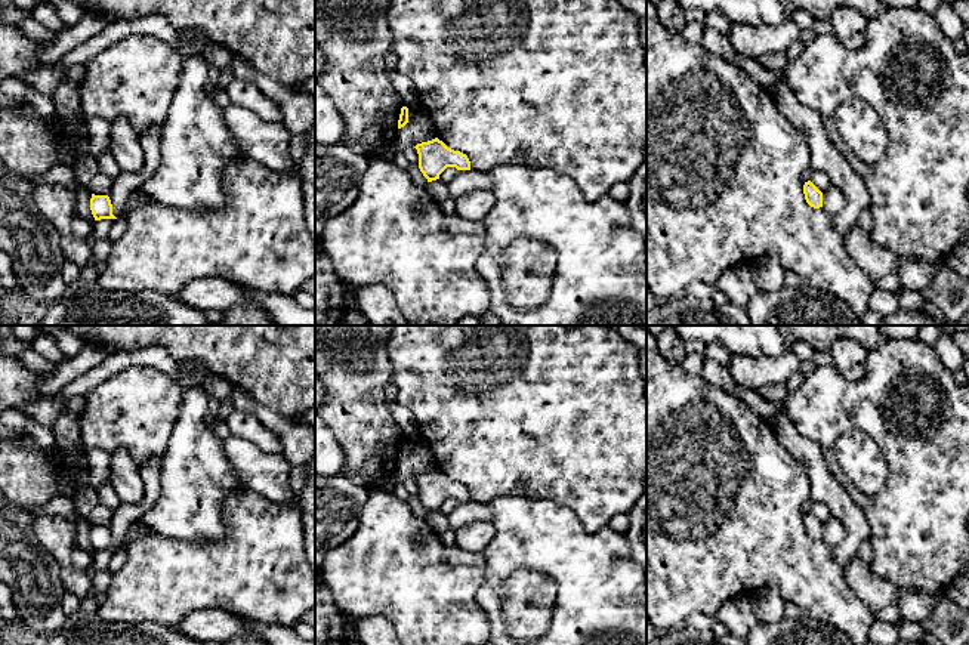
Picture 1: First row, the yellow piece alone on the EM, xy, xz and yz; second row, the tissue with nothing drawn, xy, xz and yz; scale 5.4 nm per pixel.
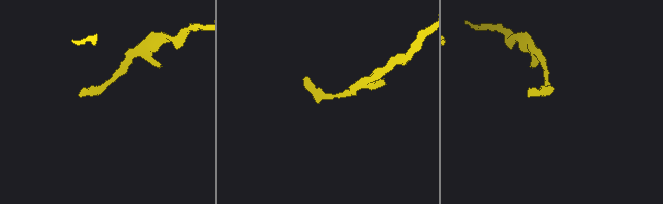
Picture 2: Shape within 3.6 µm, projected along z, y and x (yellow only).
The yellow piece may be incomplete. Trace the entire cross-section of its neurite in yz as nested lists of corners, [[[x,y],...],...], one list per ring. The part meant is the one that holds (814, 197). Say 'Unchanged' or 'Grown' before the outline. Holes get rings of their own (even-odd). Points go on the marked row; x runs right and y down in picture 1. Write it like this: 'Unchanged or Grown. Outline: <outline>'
Unchanged. Outline: [[[811,180],[805,182],[803,194],[805,194],[806,203],[811,207],[814,209],[823,207],[823,192]]]

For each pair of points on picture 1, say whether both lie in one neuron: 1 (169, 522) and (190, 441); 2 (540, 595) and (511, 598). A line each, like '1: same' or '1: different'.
1: same
2: same

